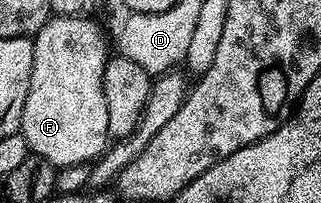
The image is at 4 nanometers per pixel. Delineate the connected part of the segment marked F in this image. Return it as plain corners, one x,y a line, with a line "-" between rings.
49,16
32,42
34,47
34,71
30,75
30,91
22,107
22,119
18,132
23,135
29,150
35,156
46,159
57,170
71,165
88,165
95,162
110,145
108,120
106,119
106,95
102,91
104,65
110,56
108,45
100,25
91,16

